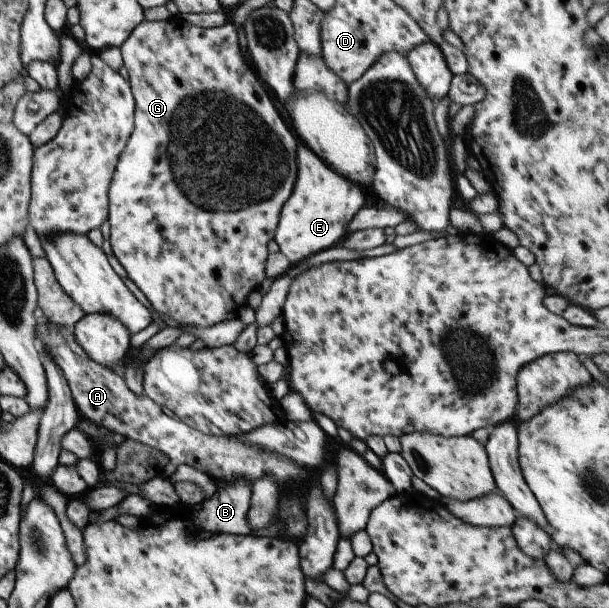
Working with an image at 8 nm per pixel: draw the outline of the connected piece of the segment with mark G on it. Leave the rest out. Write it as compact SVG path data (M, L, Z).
M172 16L168 21L142 21L138 26L134 27L134 30L130 33L130 36L119 46L124 65L128 69L129 83L131 84L132 94L135 100L135 127L130 135L129 141L122 151L118 164L116 165L113 177L109 186L109 218L111 226L111 235L109 238L111 249L116 256L116 260L122 264L124 270L126 270L126 280L134 283L146 296L148 302L151 304L151 308L165 314L166 316L175 320L178 325L181 324L194 324L196 327L208 328L214 325L228 320L227 314L230 311L238 312L242 305L247 304L247 298L250 293L256 290L263 290L267 283L267 276L265 273L265 262L270 252L268 251L268 242L275 237L276 229L279 226L279 218L282 207L285 202L291 197L294 183L296 182L296 175L298 174L297 167L297 144L298 138L294 137L294 134L288 129L288 126L284 123L282 117L278 113L274 102L268 96L268 92L264 88L264 82L261 77L255 72L248 60L242 56L240 46L238 45L238 31L237 26L233 22L224 23L219 27L200 28L195 24L189 23L183 16Z

